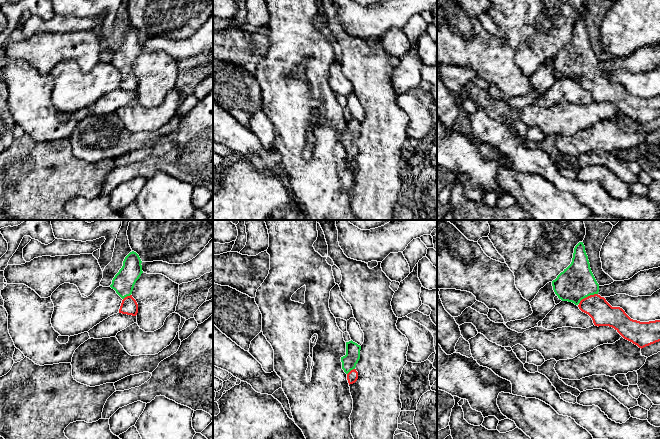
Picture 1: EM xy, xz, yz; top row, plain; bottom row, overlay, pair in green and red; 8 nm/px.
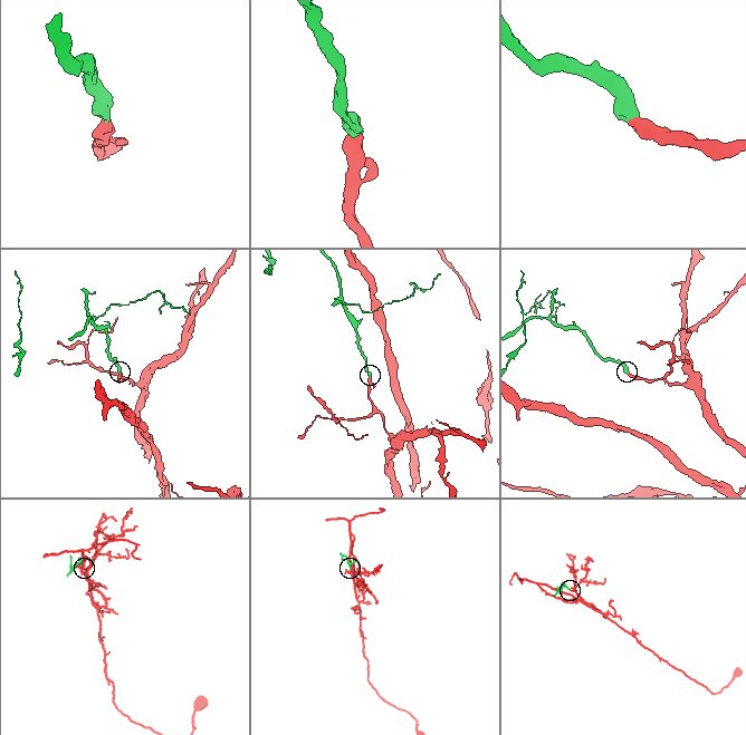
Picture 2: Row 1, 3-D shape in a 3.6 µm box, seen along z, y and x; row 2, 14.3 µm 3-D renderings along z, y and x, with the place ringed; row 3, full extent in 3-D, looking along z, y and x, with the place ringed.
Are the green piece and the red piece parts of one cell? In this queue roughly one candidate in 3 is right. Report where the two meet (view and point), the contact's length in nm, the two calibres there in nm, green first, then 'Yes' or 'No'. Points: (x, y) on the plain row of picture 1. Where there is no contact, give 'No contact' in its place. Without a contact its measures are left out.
Touches green at yz (587, 72). Shared border 180 nm. Thickness 280 nm (green) against 190 nm. Yes

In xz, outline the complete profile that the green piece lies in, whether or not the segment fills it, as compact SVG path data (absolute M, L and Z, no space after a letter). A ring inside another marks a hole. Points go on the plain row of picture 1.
M352 116L346 118L346 131L341 133L342 145L347 150L349 161L353 160L358 155L358 148L355 143L360 135L361 122Z

